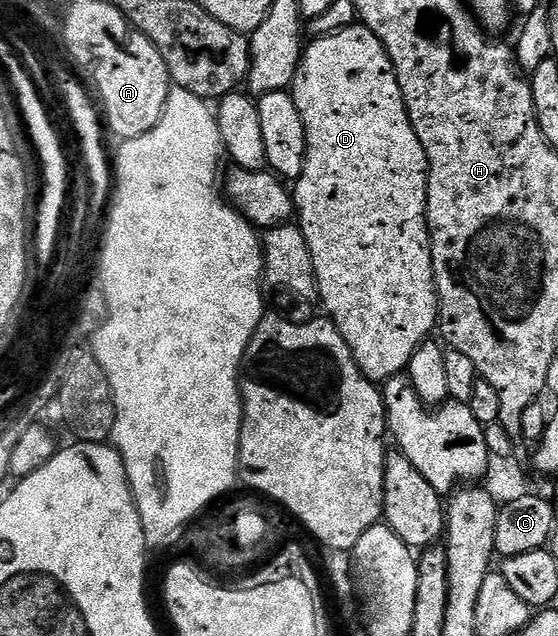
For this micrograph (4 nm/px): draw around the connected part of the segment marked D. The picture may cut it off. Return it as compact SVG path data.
M357 25L335 31L332 35L319 36L307 44L300 56L298 73L294 77L290 94L298 113L302 113L302 125L306 133L306 157L300 178L294 183L294 207L298 212L298 225L310 245L310 257L316 266L316 284L320 299L332 324L347 339L350 353L356 356L358 369L367 379L383 381L405 370L412 354L420 348L421 342L429 338L428 331L438 327L438 300L434 269L430 266L430 244L428 242L428 154L420 147L418 133L412 131L412 122L404 109L404 98L396 86L396 76L390 73L388 55L384 52L378 37L372 35L369 27Z

